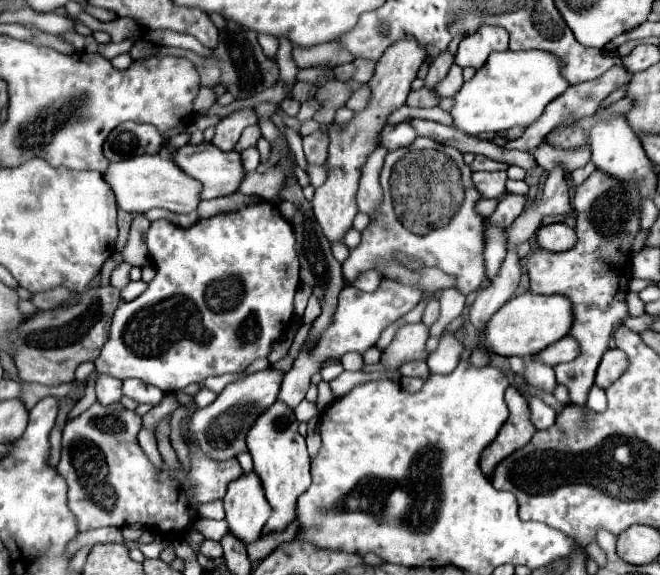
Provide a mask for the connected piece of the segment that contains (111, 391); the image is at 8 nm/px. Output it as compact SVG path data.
M99 375L95 391L97 391L97 401L101 405L113 405L121 401L121 381L117 381L115 377Z

